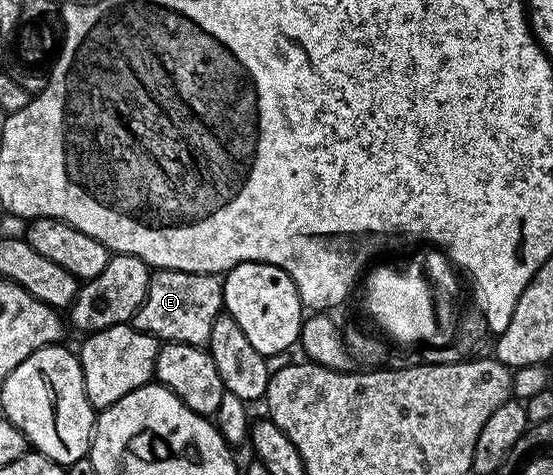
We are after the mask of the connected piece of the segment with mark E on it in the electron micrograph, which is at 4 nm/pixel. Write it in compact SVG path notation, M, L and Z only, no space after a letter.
M158 268L150 275L145 300L133 315L131 324L161 342L183 342L205 346L211 338L211 326L221 311L223 311L223 284L216 275Z

